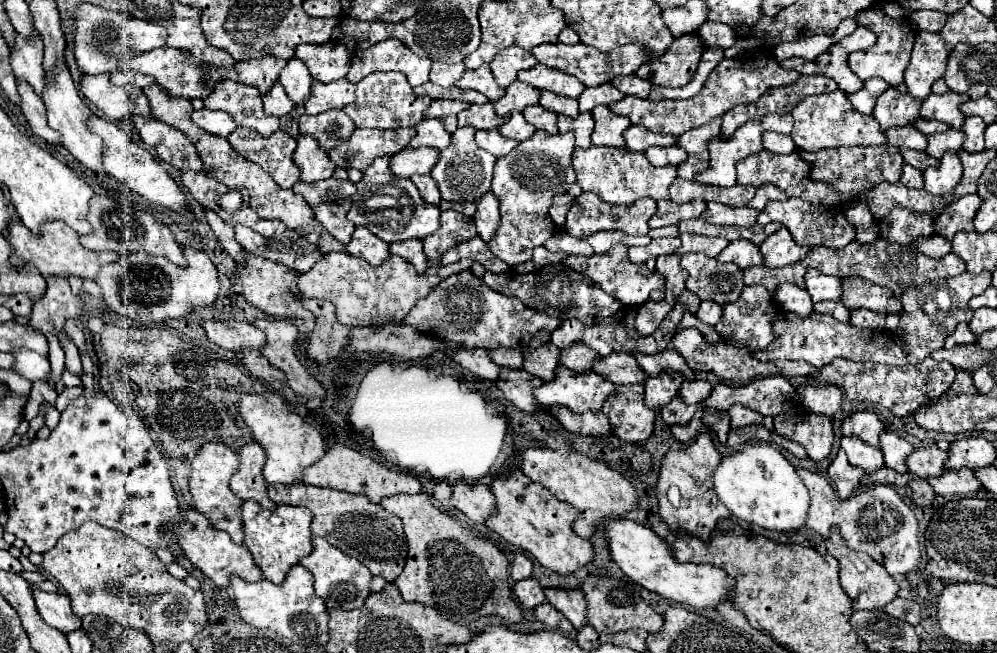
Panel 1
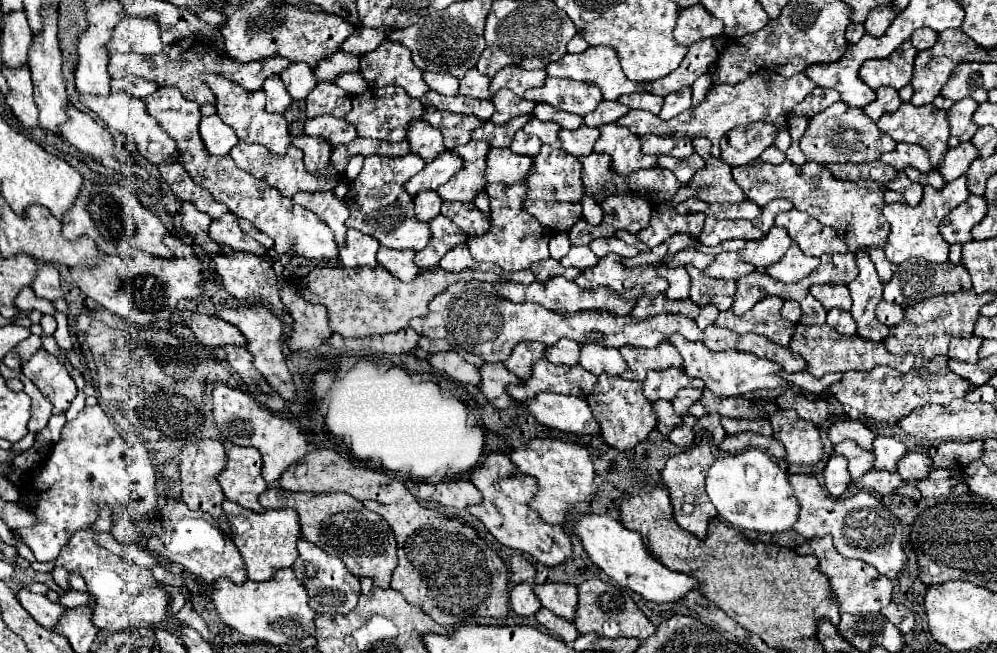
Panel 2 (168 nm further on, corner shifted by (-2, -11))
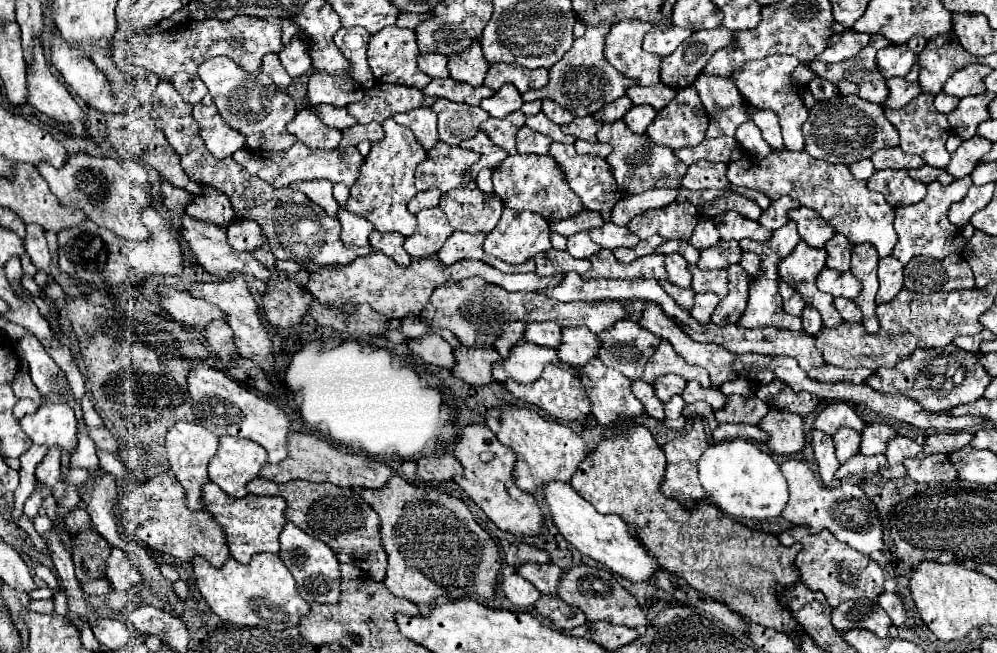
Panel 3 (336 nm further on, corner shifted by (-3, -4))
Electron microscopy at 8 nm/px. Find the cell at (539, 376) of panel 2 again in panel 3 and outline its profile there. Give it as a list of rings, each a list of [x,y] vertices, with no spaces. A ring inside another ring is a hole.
[[[522,340],[512,348],[510,358],[506,358],[502,364],[494,364],[492,376],[498,382],[506,382],[508,378],[512,378],[518,384],[532,384],[534,380],[538,380],[538,376],[542,376],[546,364],[562,364],[562,368],[568,366],[560,362],[558,350],[538,348],[536,344]]]

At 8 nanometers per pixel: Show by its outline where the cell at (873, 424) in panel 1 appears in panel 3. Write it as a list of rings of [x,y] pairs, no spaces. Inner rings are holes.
[[[832,402],[832,404],[828,404],[818,414],[818,418],[814,422],[814,428],[822,430],[828,436],[834,436],[834,432],[838,428],[844,428],[844,426],[848,426],[848,428],[852,428],[856,432],[862,432],[862,428],[866,426],[862,422],[862,418],[848,404],[844,404],[844,402]]]

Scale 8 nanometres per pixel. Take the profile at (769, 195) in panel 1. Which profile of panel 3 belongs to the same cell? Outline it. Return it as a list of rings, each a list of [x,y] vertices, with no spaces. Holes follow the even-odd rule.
[[[782,196],[782,198],[774,200],[774,202],[768,206],[768,210],[762,212],[762,216],[760,216],[758,222],[760,222],[764,228],[768,228],[768,230],[776,230],[776,228],[780,228],[780,226],[784,226],[784,224],[788,222],[788,210],[790,210],[790,208],[798,208],[798,206],[800,206],[800,204],[798,204],[794,198]]]

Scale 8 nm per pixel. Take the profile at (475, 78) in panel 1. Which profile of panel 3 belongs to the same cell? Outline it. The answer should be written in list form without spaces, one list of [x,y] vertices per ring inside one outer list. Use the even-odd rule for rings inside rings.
[[[474,42],[466,52],[450,58],[450,78],[458,82],[468,82],[472,86],[482,86],[490,64],[484,60],[480,44]]]

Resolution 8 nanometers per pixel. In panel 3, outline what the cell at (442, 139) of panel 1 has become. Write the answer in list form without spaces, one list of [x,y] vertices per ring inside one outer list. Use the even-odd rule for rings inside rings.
[[[414,108],[410,112],[402,112],[402,114],[394,116],[394,120],[402,126],[408,126],[424,150],[428,150],[430,146],[434,146],[438,142],[436,116],[430,108]]]

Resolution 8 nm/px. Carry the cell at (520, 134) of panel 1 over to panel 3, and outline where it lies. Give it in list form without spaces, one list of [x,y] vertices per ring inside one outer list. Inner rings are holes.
[[[522,126],[516,134],[516,148],[520,154],[546,154],[550,146],[550,138]]]

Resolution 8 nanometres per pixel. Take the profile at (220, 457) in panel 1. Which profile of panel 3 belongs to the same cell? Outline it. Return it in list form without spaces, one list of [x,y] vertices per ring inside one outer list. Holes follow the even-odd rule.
[[[176,422],[166,434],[166,452],[170,472],[186,490],[186,506],[192,510],[204,510],[202,504],[202,488],[210,482],[208,478],[208,462],[218,450],[218,436],[214,436],[208,428],[190,422]]]

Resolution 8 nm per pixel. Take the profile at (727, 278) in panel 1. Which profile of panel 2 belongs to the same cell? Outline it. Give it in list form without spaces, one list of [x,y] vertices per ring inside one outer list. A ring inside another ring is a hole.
[[[687,267],[691,277],[691,299],[697,305],[715,305],[719,311],[727,311],[735,299],[735,281],[713,279],[695,267]]]

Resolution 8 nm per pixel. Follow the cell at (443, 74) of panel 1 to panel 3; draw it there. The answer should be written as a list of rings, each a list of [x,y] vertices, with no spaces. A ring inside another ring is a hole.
[[[420,54],[418,68],[430,78],[448,78],[448,58],[442,54]]]

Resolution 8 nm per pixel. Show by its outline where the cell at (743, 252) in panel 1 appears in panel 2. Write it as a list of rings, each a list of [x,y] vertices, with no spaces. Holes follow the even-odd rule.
[[[719,253],[715,255],[713,263],[703,271],[709,277],[717,277],[717,279],[733,279],[737,281],[739,277],[753,273],[755,267],[751,263],[745,263],[737,253]]]

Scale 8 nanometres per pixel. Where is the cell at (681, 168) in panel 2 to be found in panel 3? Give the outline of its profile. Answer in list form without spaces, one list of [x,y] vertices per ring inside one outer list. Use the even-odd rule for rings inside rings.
[[[720,136],[720,138],[706,138],[696,148],[682,148],[674,152],[686,166],[692,166],[698,160],[708,162],[736,162],[744,156],[742,146],[736,142],[736,138]]]

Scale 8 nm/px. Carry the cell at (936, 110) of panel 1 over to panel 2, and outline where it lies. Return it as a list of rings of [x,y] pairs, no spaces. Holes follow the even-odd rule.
[[[963,99],[957,101],[949,111],[947,111],[947,119],[951,125],[951,135],[955,135],[959,141],[971,141],[971,137],[977,131],[977,125],[973,123],[973,113],[977,111],[979,103],[973,99]]]

